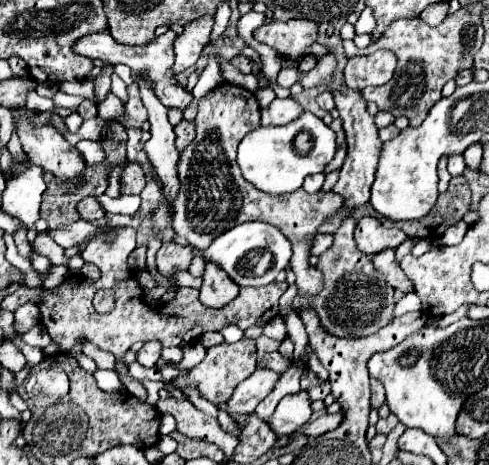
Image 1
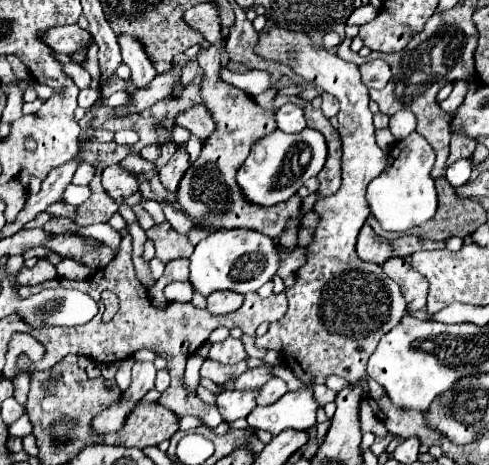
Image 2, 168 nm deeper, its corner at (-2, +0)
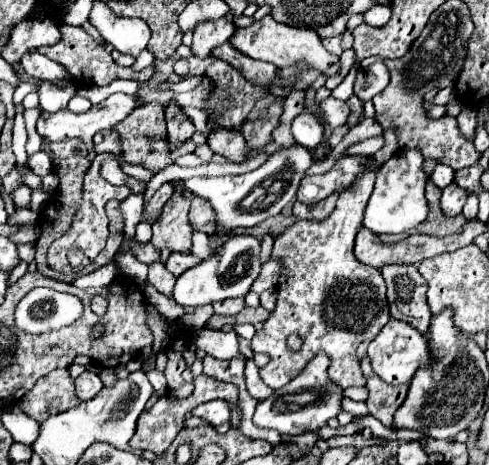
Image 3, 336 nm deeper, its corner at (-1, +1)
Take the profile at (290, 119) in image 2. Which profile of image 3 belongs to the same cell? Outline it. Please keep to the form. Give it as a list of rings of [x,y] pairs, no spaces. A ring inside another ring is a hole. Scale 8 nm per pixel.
[[[303,112],[303,114],[299,114],[299,116],[293,118],[293,122],[291,122],[291,134],[293,134],[293,138],[295,138],[297,144],[301,142],[301,146],[309,146],[309,148],[315,148],[323,140],[323,128],[307,112]]]

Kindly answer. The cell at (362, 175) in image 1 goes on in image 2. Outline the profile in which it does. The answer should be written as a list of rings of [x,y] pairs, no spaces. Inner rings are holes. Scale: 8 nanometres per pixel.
[[[280,27],[262,29],[256,53],[262,59],[288,65],[308,83],[332,93],[340,101],[338,133],[342,139],[342,187],[330,199],[316,201],[314,211],[320,215],[320,221],[314,229],[314,239],[306,247],[306,265],[296,271],[296,283],[286,289],[288,313],[272,323],[264,337],[256,337],[256,347],[276,349],[302,383],[324,385],[330,375],[358,383],[366,375],[368,357],[374,353],[380,337],[406,313],[400,287],[380,265],[366,263],[356,255],[358,231],[370,215],[366,187],[386,167],[386,153],[374,141],[368,89],[360,81],[360,71],[354,63],[314,45],[304,33]]]

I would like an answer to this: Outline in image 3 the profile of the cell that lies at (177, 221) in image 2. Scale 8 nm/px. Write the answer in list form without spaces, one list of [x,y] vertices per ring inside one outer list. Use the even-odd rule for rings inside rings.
[[[193,232],[193,254],[197,254],[199,258],[207,258],[211,254],[211,248],[207,246],[207,234],[205,232]]]

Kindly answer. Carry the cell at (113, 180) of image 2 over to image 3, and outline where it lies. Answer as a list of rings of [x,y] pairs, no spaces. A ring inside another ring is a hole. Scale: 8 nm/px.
[[[101,152],[101,154],[95,154],[93,160],[91,160],[91,168],[89,172],[85,174],[85,182],[83,182],[83,202],[81,202],[81,208],[77,210],[75,218],[73,218],[73,224],[71,228],[63,234],[63,238],[59,238],[57,242],[51,244],[49,252],[47,252],[47,262],[53,270],[61,272],[64,275],[70,275],[71,264],[67,262],[67,254],[73,252],[73,250],[81,250],[83,252],[83,266],[91,264],[95,260],[95,256],[105,248],[105,240],[107,240],[107,216],[105,216],[105,202],[107,200],[123,200],[131,194],[131,190],[127,186],[113,186],[109,184],[105,178],[101,178],[101,164],[105,158],[117,158],[119,160],[119,154],[111,154],[111,152]]]

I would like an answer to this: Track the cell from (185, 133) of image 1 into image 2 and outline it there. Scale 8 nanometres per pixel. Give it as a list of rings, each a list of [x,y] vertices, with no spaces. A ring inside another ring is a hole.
[[[180,145],[174,153],[174,157],[160,169],[160,181],[162,185],[168,189],[168,191],[176,191],[178,189],[178,183],[180,179],[184,177],[188,169],[188,153],[186,153],[186,147]]]

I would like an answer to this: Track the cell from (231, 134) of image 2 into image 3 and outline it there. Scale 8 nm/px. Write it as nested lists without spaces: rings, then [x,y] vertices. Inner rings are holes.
[[[225,18],[213,20],[213,22],[199,22],[193,32],[193,56],[207,58],[207,54],[213,52],[213,48],[227,42],[235,32],[235,24],[227,22]]]

